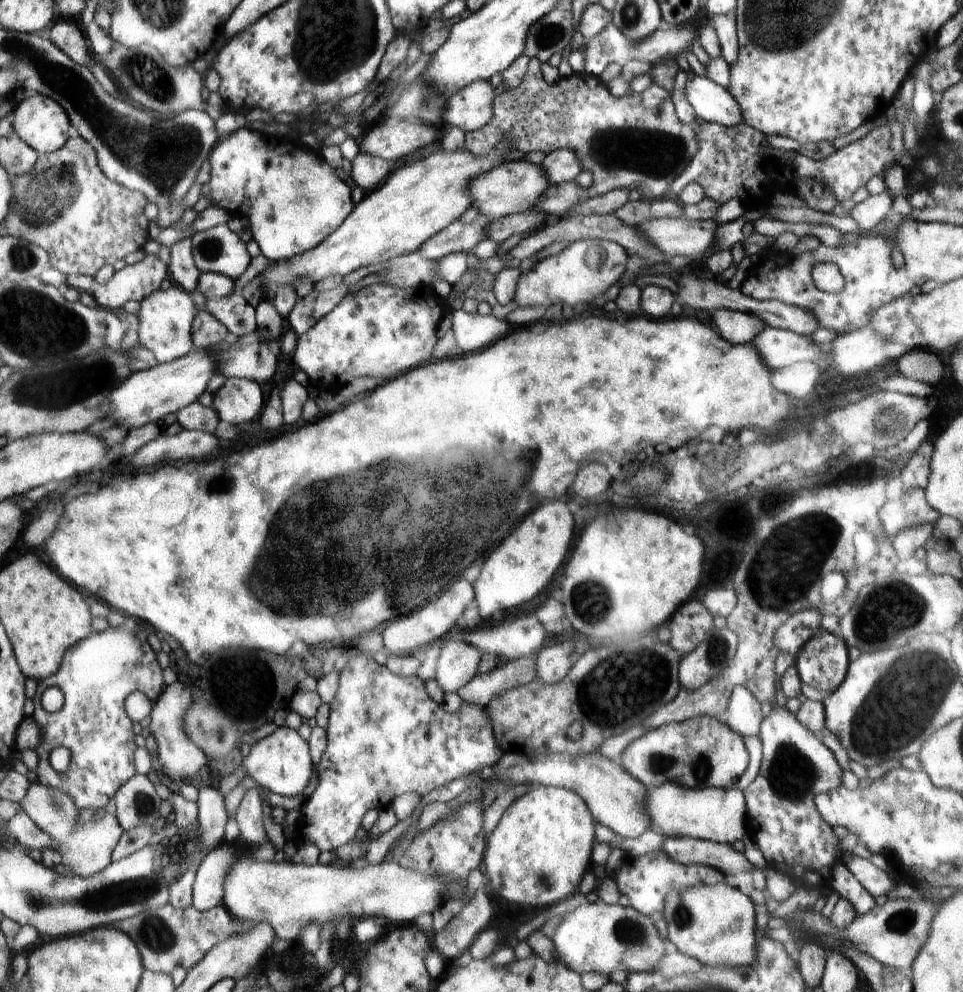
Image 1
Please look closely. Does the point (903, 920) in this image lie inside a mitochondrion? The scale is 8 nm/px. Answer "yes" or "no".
yes

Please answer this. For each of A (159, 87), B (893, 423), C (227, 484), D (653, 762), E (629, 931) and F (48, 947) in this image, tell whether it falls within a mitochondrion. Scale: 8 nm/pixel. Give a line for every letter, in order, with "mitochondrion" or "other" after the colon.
A: mitochondrion
B: mitochondrion
C: mitochondrion
D: mitochondrion
E: mitochondrion
F: other

